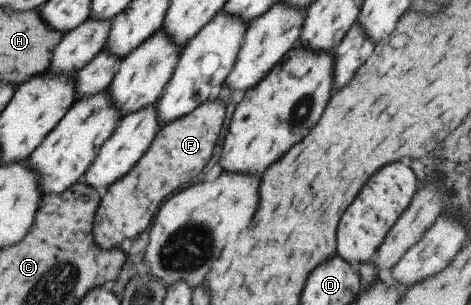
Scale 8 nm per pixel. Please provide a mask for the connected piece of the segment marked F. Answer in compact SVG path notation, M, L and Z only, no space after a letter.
M211 97L183 117L161 125L145 153L124 176L109 184L100 198L92 223L94 243L106 250L119 246L123 239L136 239L145 231L165 197L185 187L205 167L221 133L223 119L224 103Z

